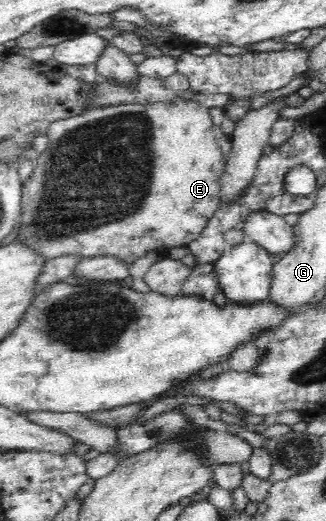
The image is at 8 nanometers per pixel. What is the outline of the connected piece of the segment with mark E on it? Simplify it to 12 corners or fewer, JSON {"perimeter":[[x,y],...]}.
{"perimeter":[[210,108],[50,126],[18,236],[48,260],[188,247],[233,148]]}

